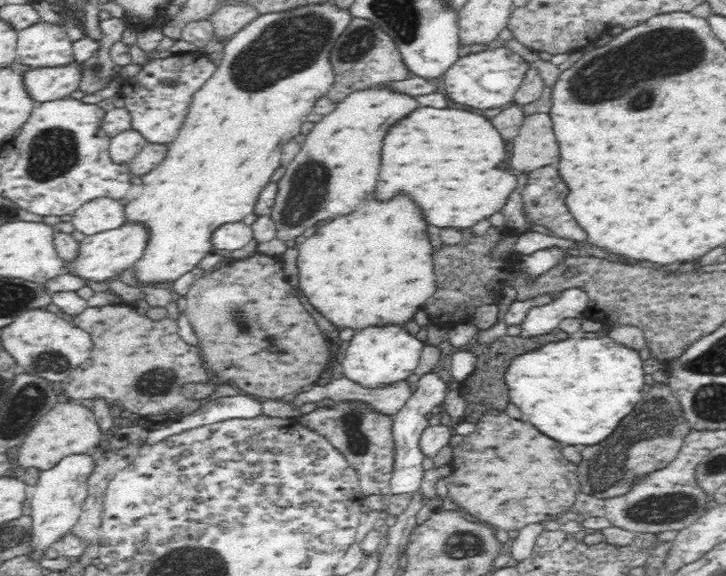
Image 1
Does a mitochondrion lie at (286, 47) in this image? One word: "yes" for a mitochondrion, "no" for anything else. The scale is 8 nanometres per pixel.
yes

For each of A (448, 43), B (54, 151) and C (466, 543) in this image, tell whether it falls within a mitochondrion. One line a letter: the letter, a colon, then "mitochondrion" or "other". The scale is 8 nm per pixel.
A: other
B: mitochondrion
C: mitochondrion

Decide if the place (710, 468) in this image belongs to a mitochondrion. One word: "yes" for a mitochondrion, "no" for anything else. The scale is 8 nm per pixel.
yes

